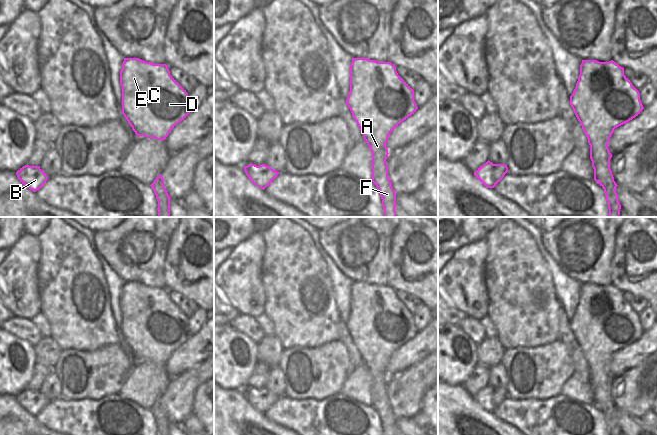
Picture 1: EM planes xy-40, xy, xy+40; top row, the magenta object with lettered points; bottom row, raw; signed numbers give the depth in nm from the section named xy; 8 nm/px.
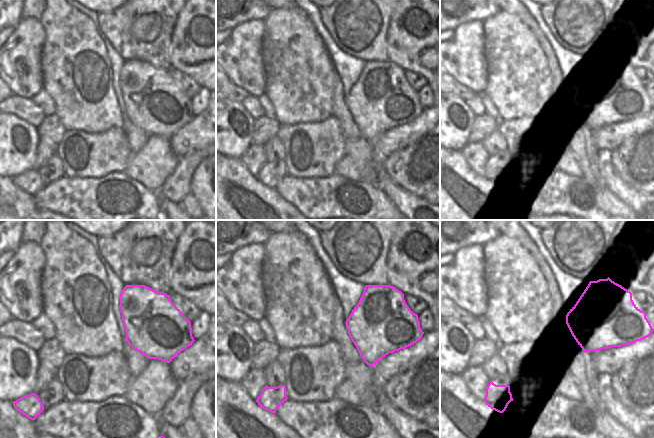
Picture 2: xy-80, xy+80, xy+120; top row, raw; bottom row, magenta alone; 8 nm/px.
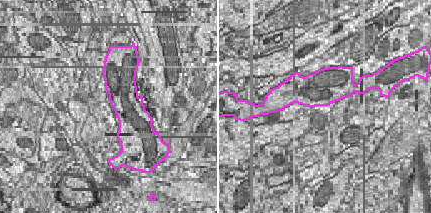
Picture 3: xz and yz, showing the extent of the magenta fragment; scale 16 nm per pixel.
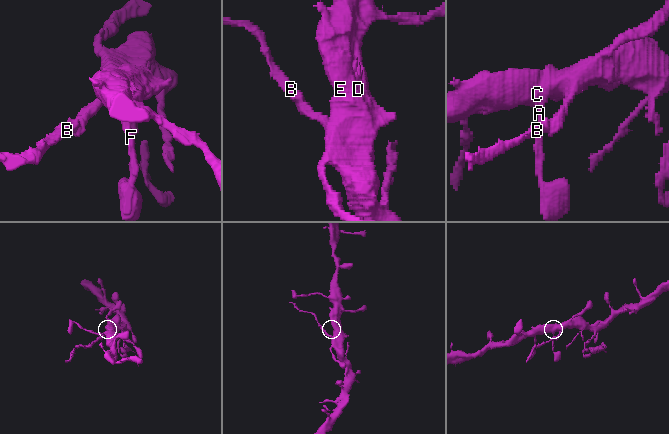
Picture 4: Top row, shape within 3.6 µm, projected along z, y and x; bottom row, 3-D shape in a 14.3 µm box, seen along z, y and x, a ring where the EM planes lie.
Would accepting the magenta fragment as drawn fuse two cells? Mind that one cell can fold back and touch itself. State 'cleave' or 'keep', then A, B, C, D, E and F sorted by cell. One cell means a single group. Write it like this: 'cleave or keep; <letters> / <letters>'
keep; A B C D E F

